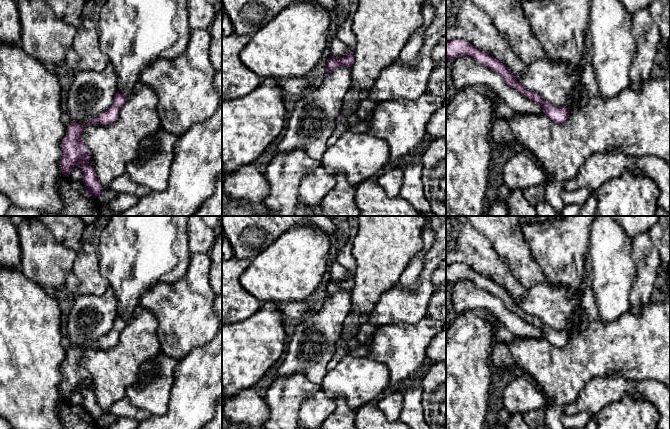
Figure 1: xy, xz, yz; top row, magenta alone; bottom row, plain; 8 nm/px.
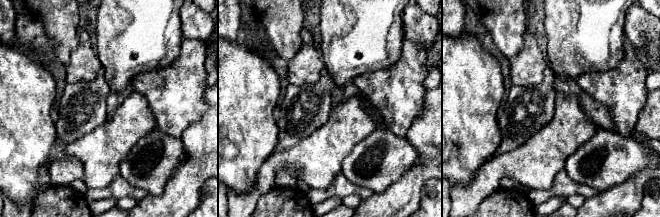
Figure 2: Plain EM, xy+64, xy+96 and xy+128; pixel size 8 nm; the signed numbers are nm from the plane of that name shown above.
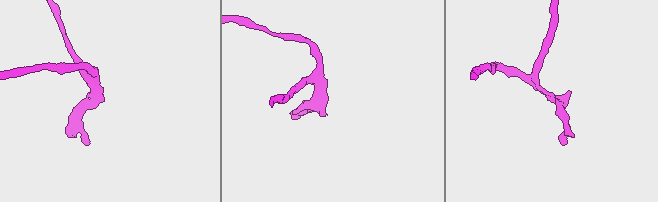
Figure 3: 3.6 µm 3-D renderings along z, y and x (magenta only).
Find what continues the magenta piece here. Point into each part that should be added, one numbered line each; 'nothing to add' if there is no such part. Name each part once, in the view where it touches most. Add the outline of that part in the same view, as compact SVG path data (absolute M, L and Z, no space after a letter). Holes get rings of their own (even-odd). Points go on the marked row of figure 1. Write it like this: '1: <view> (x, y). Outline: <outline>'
1: xz (352, 122). Outline: M355 114L343 117L340 120L337 119L336 123L345 125L348 131L355 133L367 132L369 129L369 123L365 120L359 119Z

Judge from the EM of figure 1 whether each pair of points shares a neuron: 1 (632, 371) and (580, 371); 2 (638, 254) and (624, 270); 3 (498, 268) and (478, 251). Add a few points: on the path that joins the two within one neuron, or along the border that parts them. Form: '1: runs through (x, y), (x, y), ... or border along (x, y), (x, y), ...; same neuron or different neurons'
1: runs through (619, 367), (593, 367); same neuron
2: border along (633, 239), (632, 284); different neurons
3: runs through (493, 266), (483, 256); same neuron

